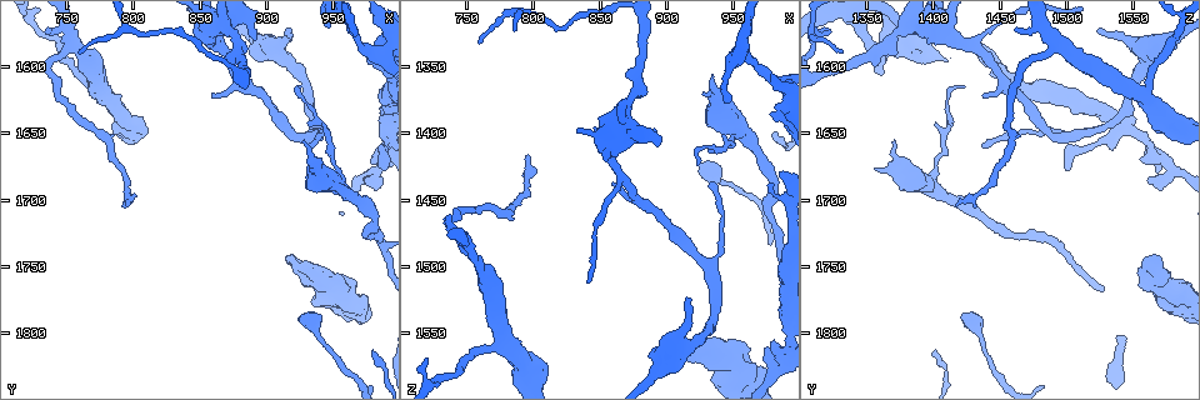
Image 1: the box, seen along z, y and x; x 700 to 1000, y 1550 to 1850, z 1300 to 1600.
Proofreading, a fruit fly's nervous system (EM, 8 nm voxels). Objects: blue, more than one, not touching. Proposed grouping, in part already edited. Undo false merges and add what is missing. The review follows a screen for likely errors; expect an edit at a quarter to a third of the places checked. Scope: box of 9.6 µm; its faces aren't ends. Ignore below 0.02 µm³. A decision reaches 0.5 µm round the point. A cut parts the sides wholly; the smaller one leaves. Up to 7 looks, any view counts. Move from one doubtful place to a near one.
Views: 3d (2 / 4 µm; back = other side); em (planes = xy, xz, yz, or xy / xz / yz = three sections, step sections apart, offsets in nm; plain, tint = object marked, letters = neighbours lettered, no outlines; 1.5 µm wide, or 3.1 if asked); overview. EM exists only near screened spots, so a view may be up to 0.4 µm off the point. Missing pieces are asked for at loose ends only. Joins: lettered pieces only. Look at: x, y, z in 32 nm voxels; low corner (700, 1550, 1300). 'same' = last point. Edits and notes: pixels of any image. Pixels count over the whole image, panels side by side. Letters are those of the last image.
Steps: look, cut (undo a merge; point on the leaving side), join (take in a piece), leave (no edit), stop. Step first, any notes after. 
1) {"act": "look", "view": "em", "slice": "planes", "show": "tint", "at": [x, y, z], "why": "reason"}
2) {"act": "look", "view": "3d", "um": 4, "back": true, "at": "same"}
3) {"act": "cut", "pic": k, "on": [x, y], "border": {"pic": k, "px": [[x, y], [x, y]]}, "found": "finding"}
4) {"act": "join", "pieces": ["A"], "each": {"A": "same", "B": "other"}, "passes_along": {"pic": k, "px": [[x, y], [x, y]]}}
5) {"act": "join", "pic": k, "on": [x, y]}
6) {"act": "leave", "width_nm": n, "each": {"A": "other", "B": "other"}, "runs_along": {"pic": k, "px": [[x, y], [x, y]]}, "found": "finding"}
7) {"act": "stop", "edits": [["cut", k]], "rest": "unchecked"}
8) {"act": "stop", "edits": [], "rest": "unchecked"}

{"act": "look", "view": "3d", "um": 2, "at": [984, 1676, 1498]}

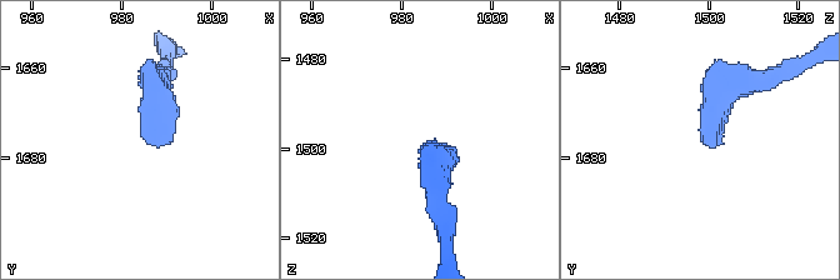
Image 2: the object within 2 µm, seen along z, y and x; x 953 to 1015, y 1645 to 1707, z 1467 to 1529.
{"act": "look", "view": "em", "slice": "xy", "step": 8, "show": "tint", "at": [985, 1677, 1499], "why": "now the EM"}

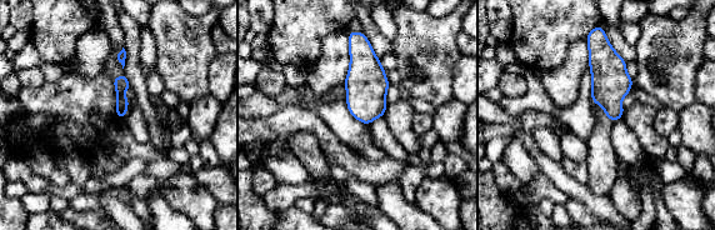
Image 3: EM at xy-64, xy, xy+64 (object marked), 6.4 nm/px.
{"act": "look", "view": "em", "slice": "planes", "show": "letters", "at": "same", "why": "cut it another way"}

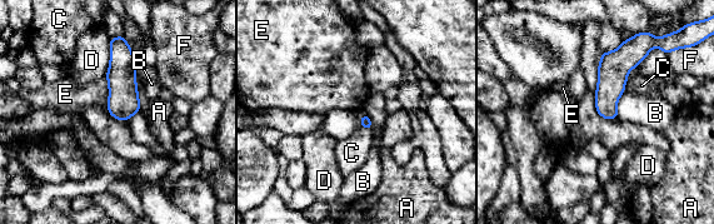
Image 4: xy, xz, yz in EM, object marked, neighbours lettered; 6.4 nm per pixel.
{"act": "leave", "each": {"A": "other", "B": "other", "C": "other", "D": "other", "E": "other", "F": "other"}, "border": {"pic": 4, "px": [[105, 76], [108, 108]]}, "found": "none of them fits"}

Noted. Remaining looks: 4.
{"act": "look", "view": "em", "slice": "planes", "show": "plain", "at": [978, 1670, 1554], "why": "an open end"}

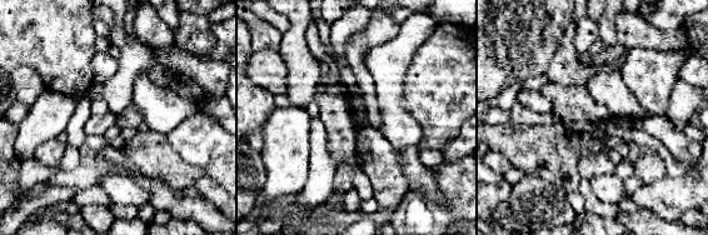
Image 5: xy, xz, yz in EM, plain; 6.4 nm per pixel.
{"act": "look", "view": "em", "slice": "planes", "show": "letters", "at": "same", "why": "what lies round it"}

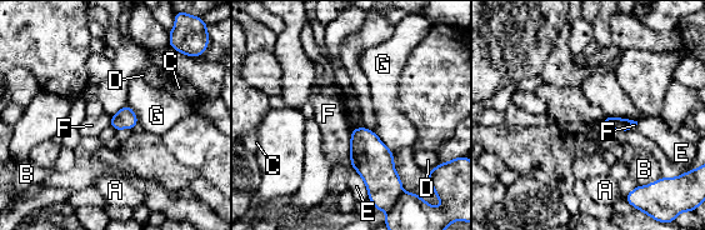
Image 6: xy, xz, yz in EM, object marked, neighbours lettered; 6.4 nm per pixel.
{"act": "leave", "longest_contact_nm": ["E", 240], "each": {"A": "other", "B": "other", "C": "other", "D": "other", "E": "other", "F": "other", "G": "other"}, "found": "none of them fits"}

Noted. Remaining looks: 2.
{"act": "look", "view": "em", "slice": "planes", "show": "plain", "at": [928, 1658, 1370], "why": "thin end"}

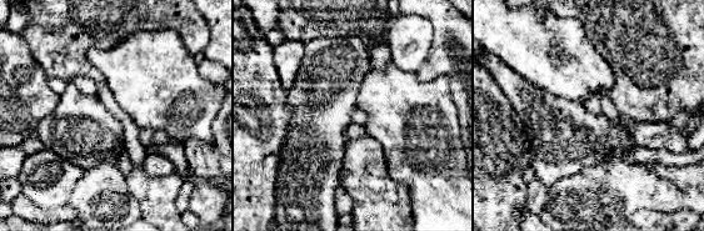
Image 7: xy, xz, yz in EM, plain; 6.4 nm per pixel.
{"act": "look", "view": "em", "slice": "planes", "show": "letters", "at": "same"}

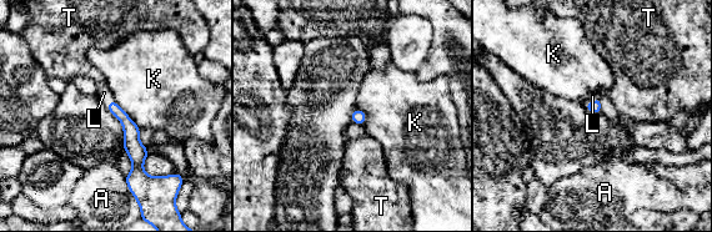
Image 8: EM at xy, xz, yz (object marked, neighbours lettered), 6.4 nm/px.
{"act": "join", "pic": 8, "on": [104, 92], "each": {"A": "other", "K": "other", "L": "same", "T": "other"}, "passes_along": {"pic": 8, "px": [[131, 130], [111, 101], [104, 92]]}, "found": "it goes on there"}

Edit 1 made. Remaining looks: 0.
{"act": "stop", "edits": [["join", 8]], "rest": "unchecked"}

